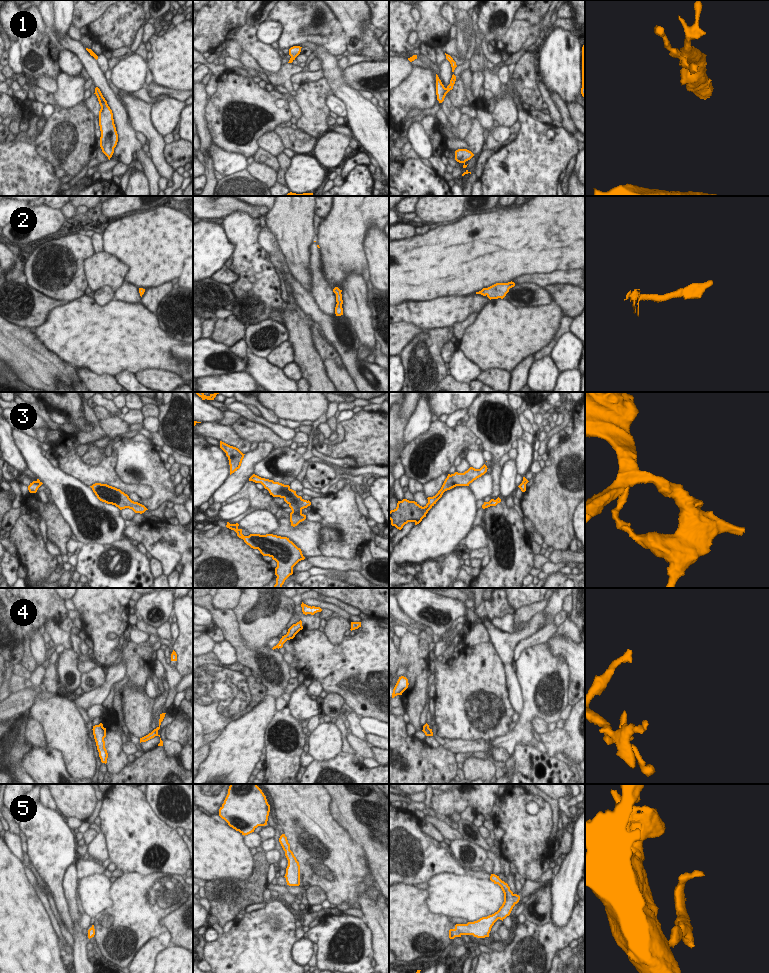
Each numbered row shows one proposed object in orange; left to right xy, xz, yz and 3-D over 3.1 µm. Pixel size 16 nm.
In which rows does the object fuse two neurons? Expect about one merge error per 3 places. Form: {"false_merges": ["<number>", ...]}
{"false_merges": ["3", "4"]}

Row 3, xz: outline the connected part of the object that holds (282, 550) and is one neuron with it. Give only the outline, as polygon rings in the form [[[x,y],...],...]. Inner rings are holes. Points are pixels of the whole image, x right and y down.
[[[230,528],[237,533],[237,536],[253,549],[258,549],[263,556],[269,556],[277,562],[275,568],[276,584],[273,588],[283,588],[285,580],[293,574],[293,567],[305,557],[298,548],[287,537],[273,534],[250,534],[244,536],[242,529]]]

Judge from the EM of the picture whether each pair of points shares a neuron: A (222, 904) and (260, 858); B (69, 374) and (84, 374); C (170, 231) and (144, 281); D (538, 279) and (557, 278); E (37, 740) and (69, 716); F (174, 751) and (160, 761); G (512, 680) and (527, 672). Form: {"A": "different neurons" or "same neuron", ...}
{"A": "same neuron", "B": "different neurons", "C": "same neuron", "D": "same neuron", "E": "different neurons", "F": "different neurons", "G": "different neurons"}

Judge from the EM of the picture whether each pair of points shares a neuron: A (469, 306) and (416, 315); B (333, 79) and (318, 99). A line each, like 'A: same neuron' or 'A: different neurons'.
A: same neuron
B: different neurons

